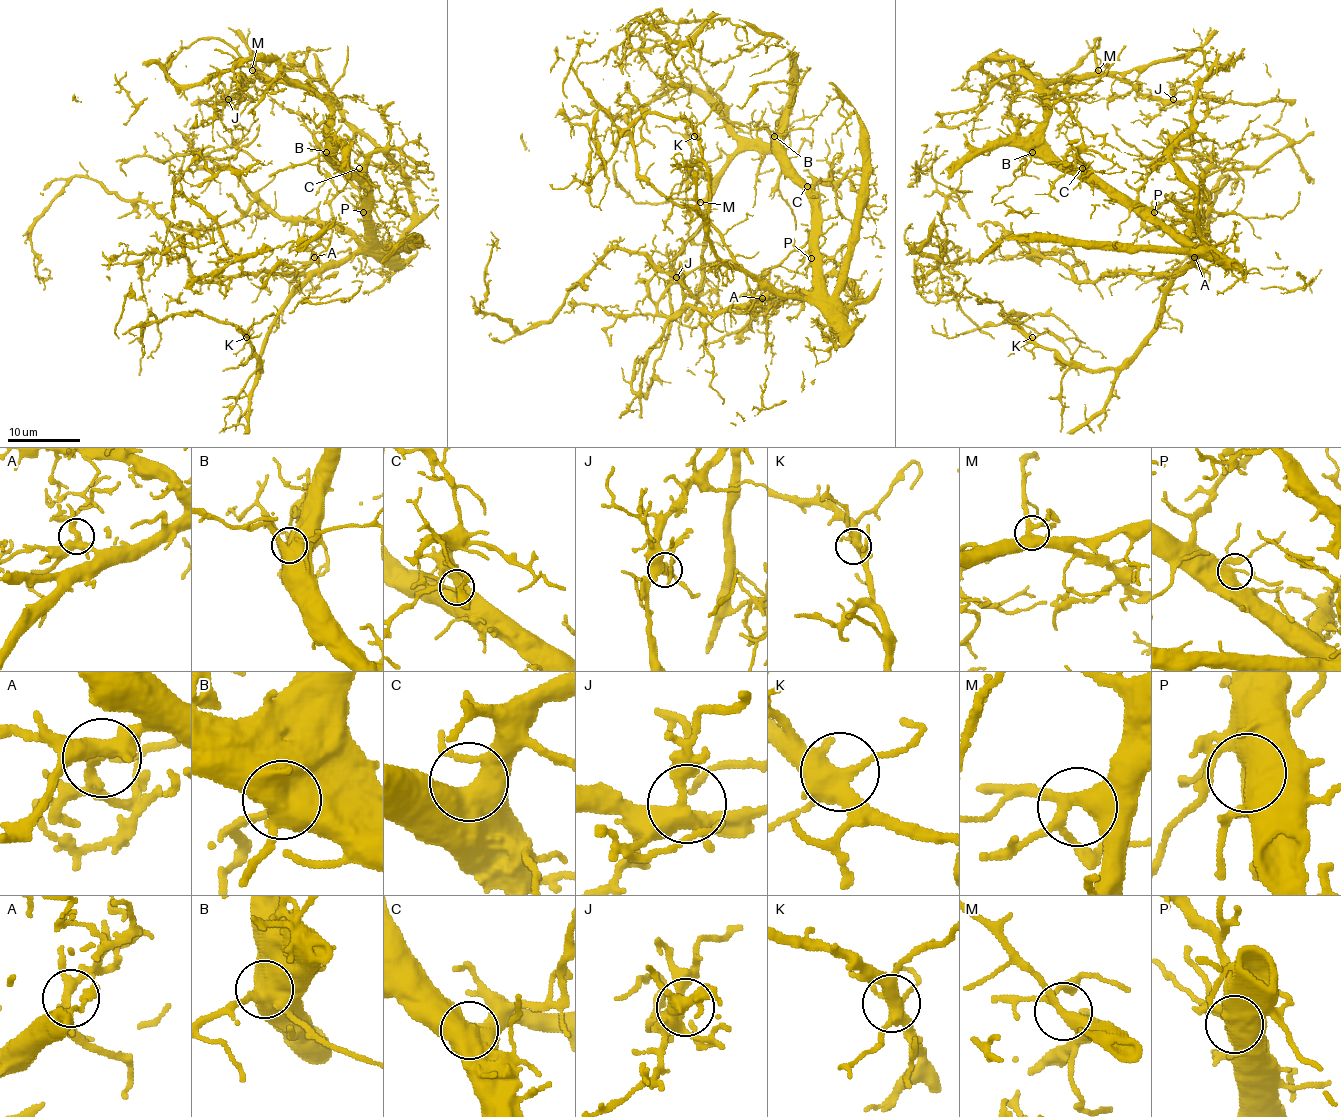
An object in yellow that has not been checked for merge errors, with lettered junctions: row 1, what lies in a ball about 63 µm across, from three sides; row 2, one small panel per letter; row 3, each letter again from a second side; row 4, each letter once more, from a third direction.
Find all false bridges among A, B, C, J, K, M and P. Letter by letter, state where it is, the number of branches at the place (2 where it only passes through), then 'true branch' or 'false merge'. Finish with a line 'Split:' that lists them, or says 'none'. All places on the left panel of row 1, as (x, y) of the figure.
A: at (314, 257); 5 branches meet; true branch
B: at (326, 152); 3 branches meet; true branch
C: at (359, 168); 3 branches meet; true branch
J: at (228, 99); 4 branches meet; true branch
K: at (246, 337); 5 branches meet; true branch
M: at (252, 70); 4 branches meet; true branch
P: at (363, 212); 3 branches meet; true branch
Split: none

